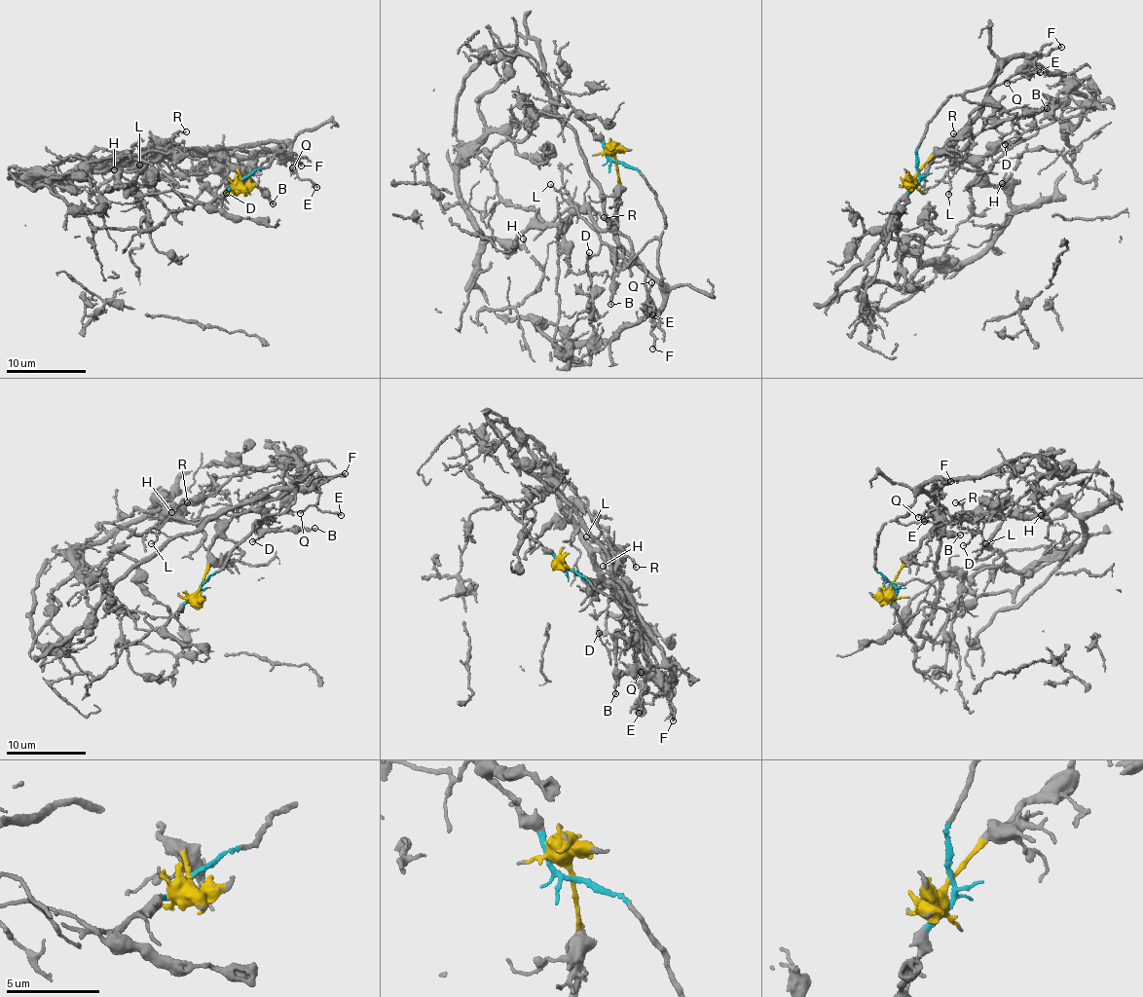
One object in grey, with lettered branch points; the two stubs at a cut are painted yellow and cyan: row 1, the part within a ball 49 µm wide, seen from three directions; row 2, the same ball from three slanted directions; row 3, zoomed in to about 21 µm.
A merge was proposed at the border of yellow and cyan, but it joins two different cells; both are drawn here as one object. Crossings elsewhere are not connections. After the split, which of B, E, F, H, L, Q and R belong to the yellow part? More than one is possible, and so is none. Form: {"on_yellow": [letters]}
{"on_yellow": ["B", "H", "L", "R"]}

